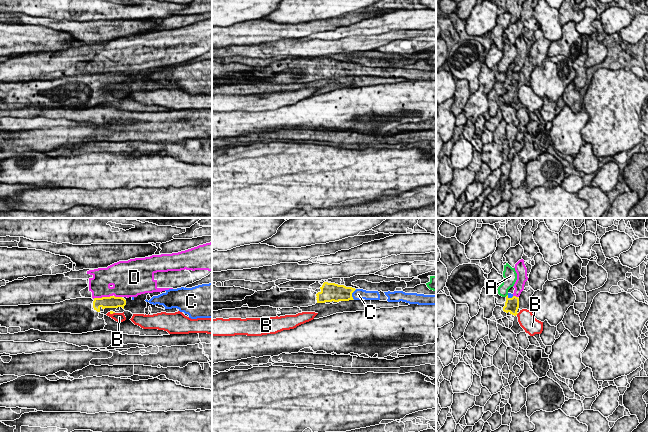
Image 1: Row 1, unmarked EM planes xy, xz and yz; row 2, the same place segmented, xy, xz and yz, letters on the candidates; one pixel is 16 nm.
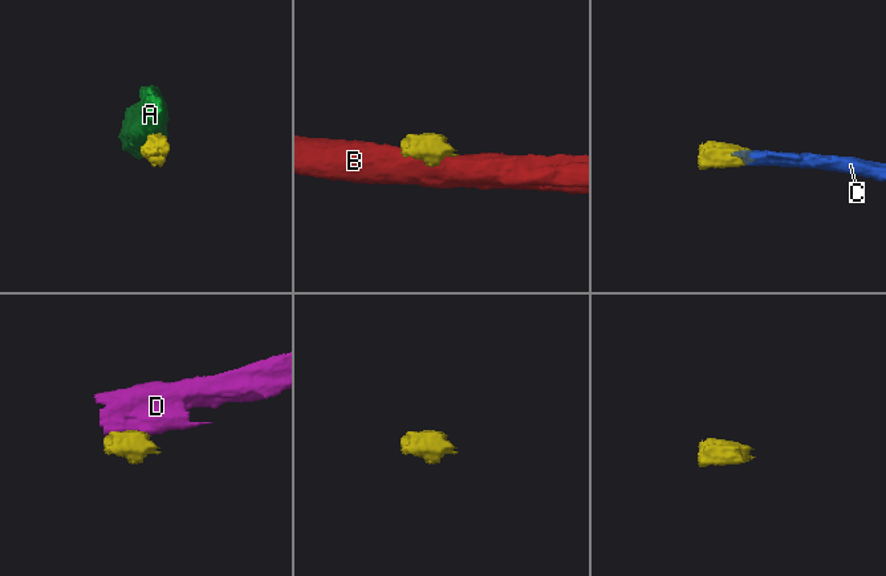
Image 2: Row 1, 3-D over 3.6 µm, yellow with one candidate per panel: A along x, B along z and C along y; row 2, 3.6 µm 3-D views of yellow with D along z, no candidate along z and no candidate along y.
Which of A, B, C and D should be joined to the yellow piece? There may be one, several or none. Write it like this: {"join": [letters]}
{"join": ["C"]}

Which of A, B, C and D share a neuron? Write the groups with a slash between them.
A / B / C / D

